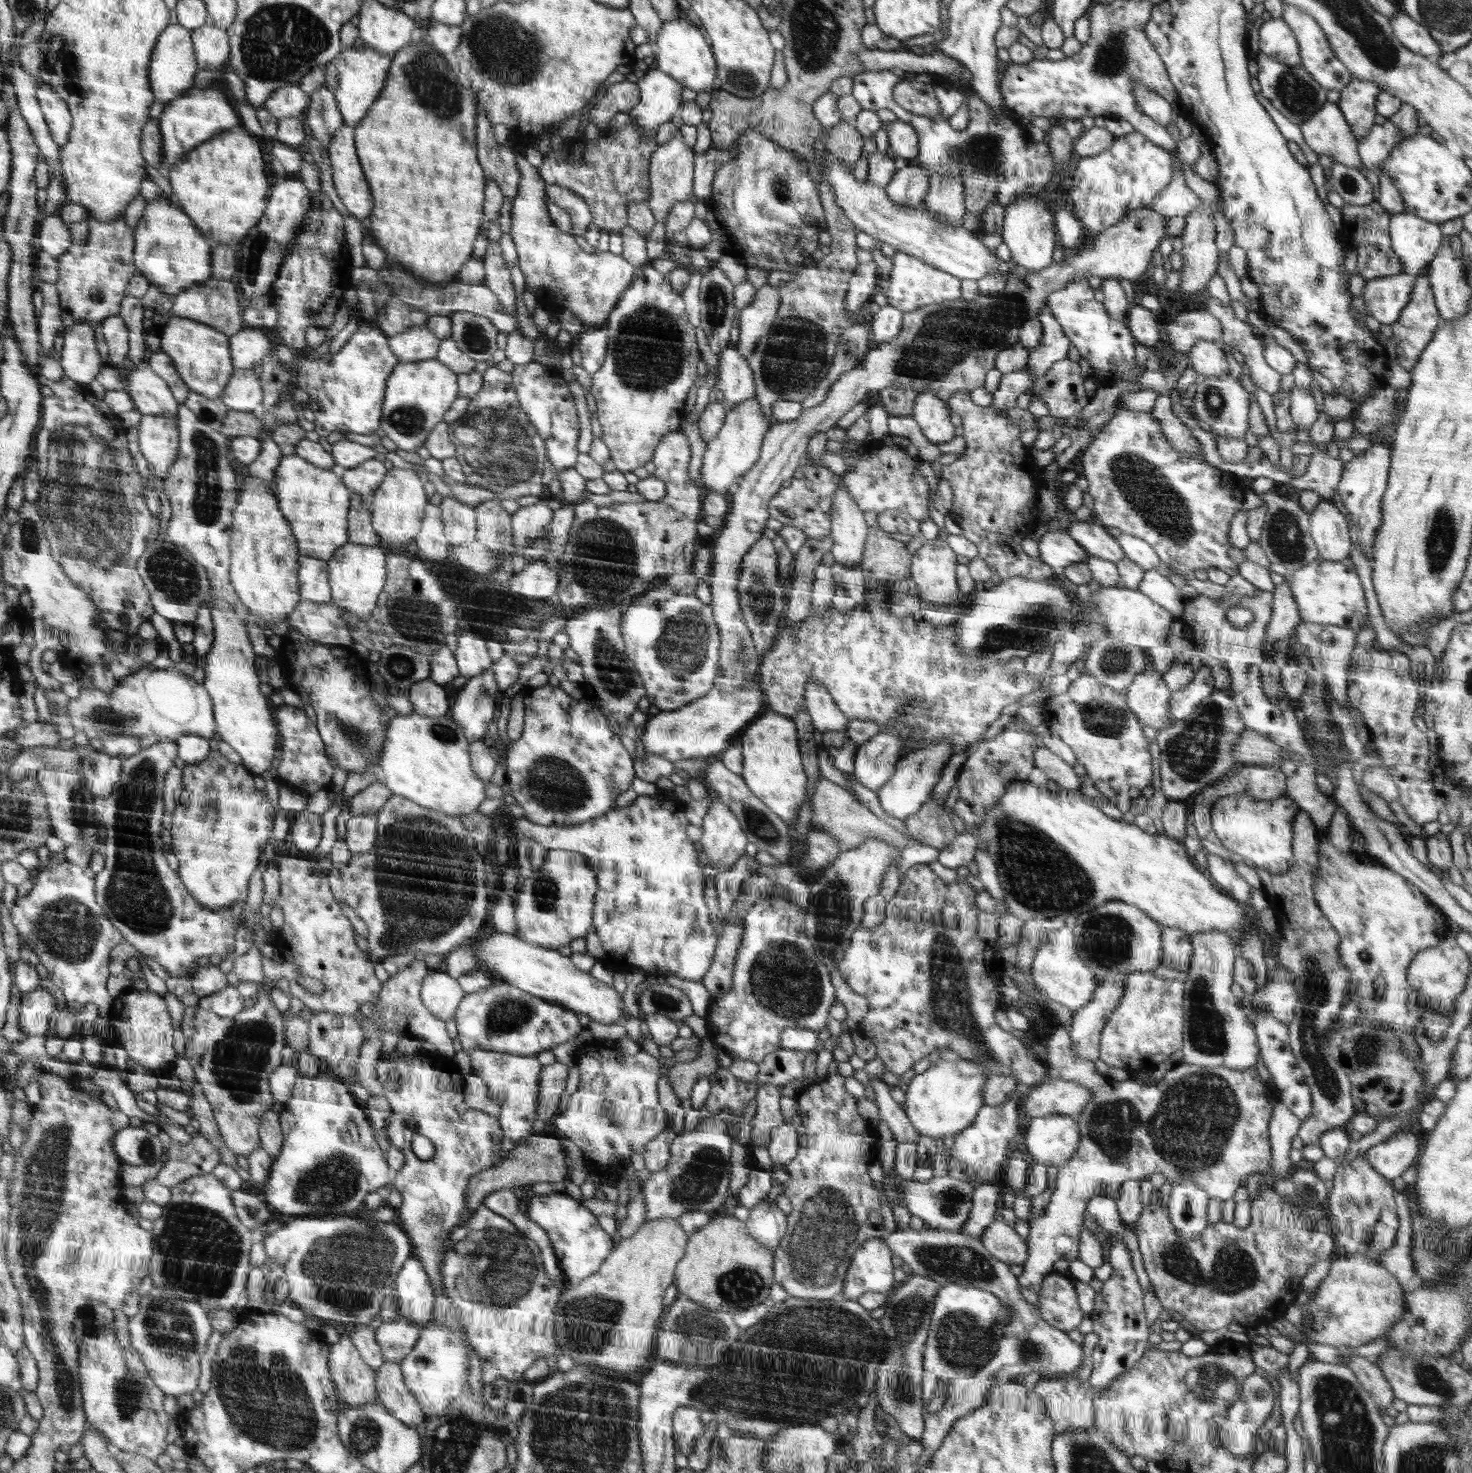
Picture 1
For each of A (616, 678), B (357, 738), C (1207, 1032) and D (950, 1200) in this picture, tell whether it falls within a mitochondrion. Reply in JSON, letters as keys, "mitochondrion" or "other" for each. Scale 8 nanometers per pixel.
{"A":"mitochondrion","B":"mitochondrion","C":"mitochondrion","D":"mitochondrion"}

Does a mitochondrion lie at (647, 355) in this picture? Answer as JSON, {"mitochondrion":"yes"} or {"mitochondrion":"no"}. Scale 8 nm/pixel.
{"mitochondrion":"yes"}

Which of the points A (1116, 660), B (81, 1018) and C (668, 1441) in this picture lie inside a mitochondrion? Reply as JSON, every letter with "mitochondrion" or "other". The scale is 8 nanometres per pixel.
{"A":"mitochondrion","B":"other","C":"other"}

